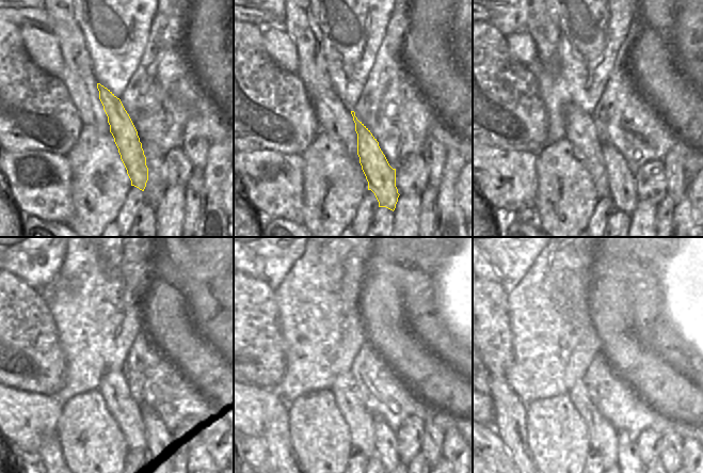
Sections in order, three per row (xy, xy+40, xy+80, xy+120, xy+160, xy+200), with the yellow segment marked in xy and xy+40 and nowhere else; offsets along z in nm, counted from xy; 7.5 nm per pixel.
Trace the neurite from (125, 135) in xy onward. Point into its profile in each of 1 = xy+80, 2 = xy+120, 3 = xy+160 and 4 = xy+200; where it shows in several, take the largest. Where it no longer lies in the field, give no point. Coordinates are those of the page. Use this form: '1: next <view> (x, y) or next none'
1: next xy+80 (621, 180)
2: next xy+120 (149, 451)
3: next xy+160 (385, 442)
4: next xy+200 (627, 454)

